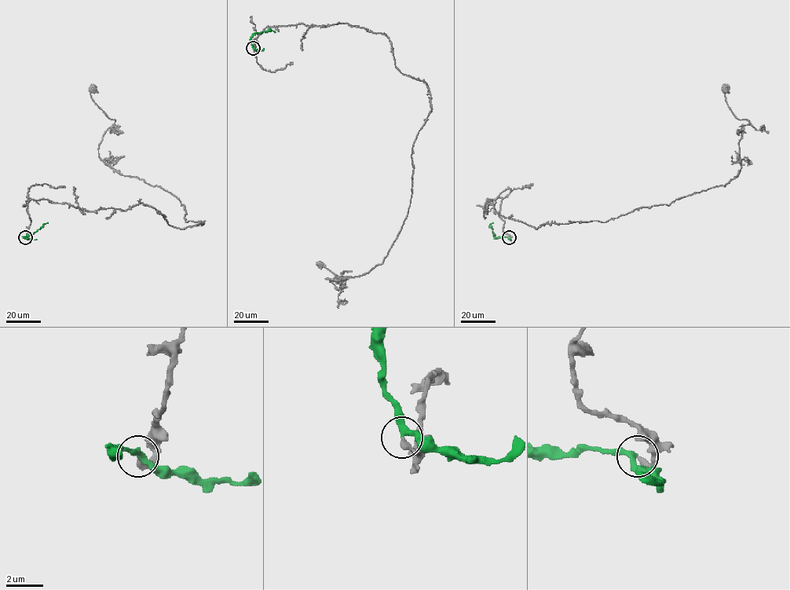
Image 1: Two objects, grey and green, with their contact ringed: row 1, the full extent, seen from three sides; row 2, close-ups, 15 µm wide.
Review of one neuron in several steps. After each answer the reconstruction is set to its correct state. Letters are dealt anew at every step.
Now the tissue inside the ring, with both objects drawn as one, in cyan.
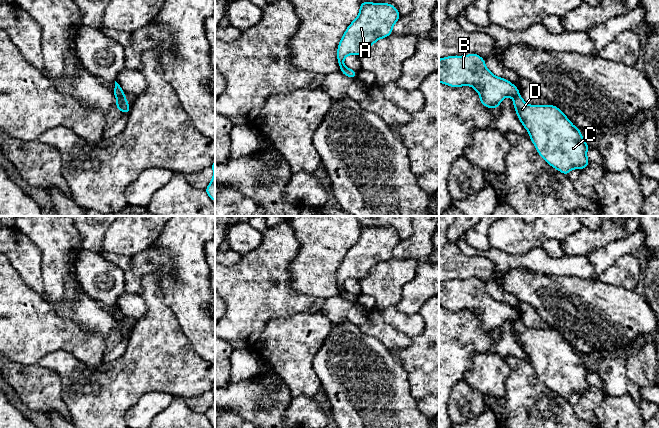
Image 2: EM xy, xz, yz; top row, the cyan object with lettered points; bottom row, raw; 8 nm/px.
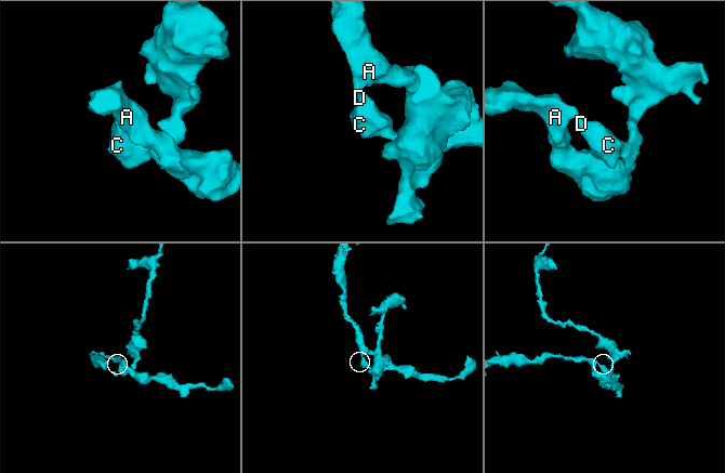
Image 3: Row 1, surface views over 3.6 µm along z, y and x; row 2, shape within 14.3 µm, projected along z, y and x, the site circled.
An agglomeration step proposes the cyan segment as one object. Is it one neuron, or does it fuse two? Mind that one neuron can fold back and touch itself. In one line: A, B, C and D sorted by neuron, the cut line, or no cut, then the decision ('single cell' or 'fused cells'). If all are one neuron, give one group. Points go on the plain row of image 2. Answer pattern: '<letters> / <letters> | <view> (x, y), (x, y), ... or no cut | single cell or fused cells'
A B / C D | xy (123, 317), (117, 322) | fused cells

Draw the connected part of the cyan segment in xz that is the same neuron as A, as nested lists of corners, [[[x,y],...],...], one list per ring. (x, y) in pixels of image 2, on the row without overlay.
[[[361,225],[359,238],[349,248],[337,272],[337,286],[344,292],[347,279],[363,279],[379,263],[392,258],[394,248],[401,241],[390,227]]]

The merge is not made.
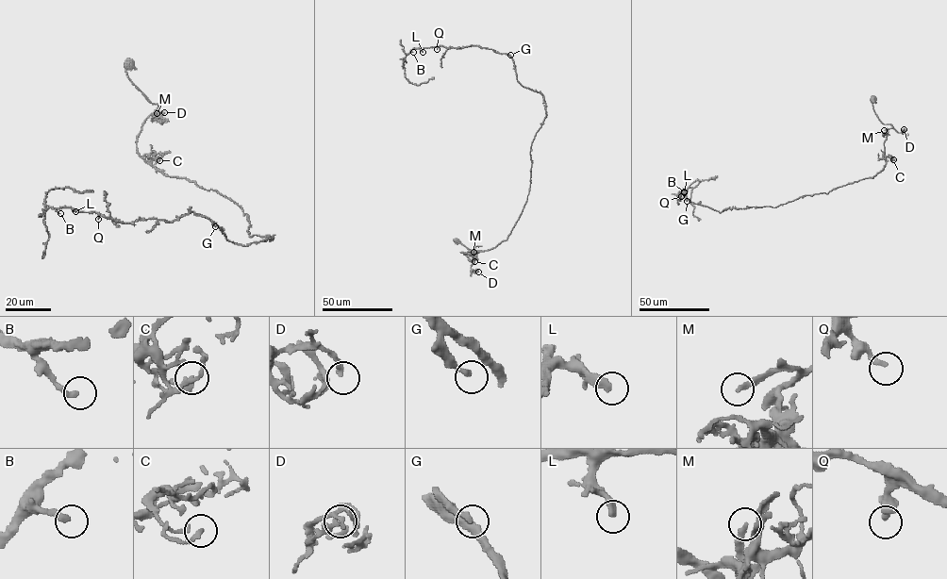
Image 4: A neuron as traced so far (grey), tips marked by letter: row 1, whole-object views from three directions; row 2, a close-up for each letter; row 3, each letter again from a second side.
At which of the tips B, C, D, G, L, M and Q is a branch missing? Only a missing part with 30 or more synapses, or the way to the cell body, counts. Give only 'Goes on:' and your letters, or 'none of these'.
Goes on: M

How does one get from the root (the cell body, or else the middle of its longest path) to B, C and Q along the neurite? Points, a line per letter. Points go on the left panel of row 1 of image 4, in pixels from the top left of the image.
B: (129, 61), (157, 106), (137, 152), (273, 239), (238, 244), (192, 212), (60, 213)
C: (129, 61), (125, 69), (128, 78), (157, 106), (142, 125), (137, 152), (159, 160)
Q: (129, 61), (157, 106), (137, 152), (273, 239), (238, 244), (192, 212), (98, 219)

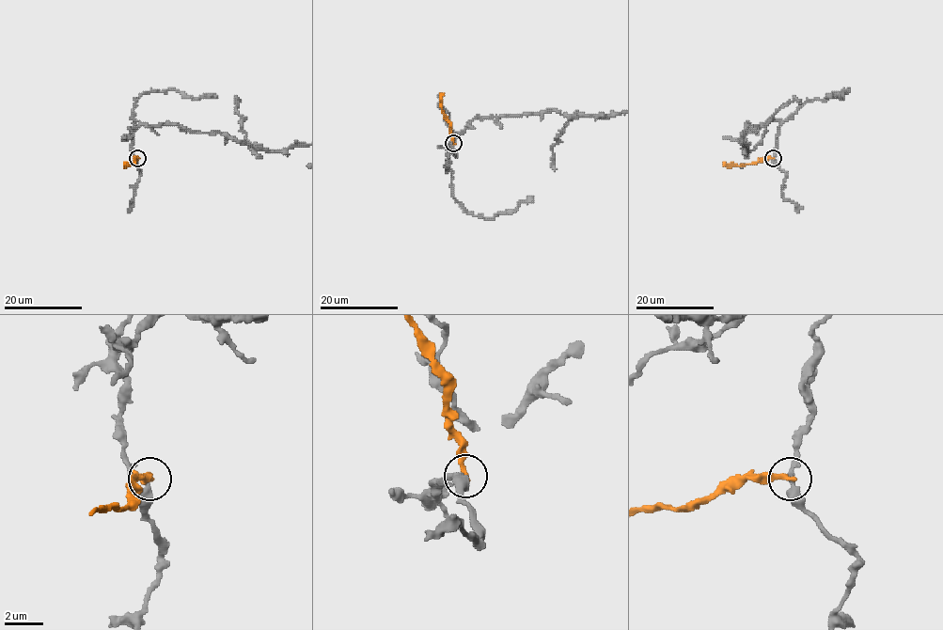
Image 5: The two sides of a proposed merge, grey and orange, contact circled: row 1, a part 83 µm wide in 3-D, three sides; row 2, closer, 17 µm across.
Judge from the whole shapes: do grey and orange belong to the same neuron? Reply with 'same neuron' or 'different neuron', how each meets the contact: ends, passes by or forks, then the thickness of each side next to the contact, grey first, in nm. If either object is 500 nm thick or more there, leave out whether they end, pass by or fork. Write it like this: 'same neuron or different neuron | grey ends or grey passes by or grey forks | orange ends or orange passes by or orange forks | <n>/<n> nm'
different neuron | grey passes by | orange ends | 320/280 nm

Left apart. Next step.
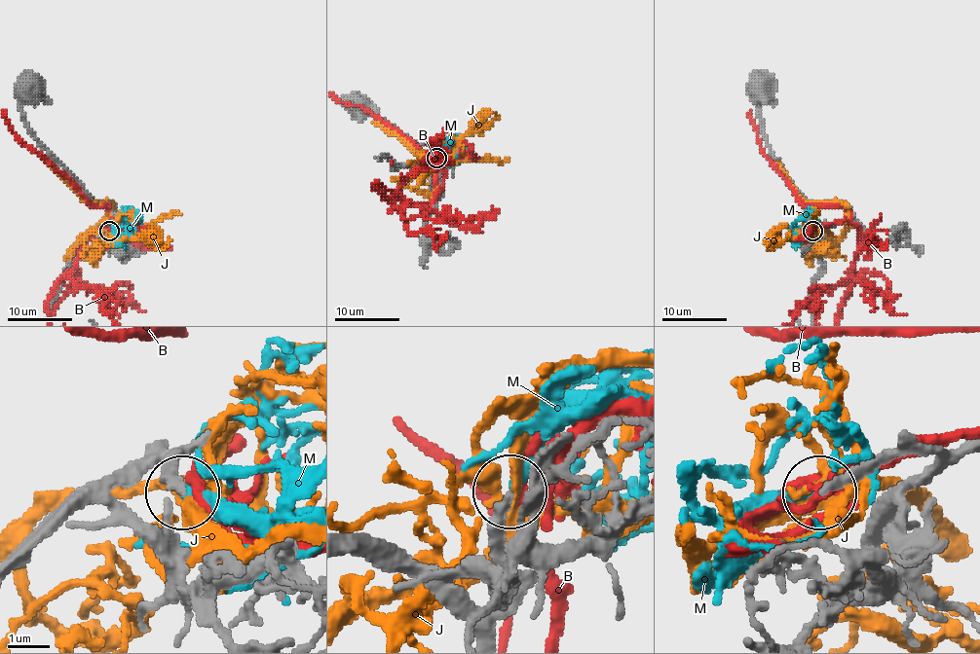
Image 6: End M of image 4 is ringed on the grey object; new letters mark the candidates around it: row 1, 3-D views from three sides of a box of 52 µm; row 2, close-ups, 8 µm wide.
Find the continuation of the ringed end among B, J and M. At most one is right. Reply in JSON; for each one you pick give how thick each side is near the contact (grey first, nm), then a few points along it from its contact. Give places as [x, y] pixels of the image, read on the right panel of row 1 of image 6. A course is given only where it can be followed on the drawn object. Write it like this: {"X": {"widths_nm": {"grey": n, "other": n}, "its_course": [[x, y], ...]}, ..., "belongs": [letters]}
{"M": {"widths_nm": {"grey": 240, "other": 240}}, "belongs": ["M"]}

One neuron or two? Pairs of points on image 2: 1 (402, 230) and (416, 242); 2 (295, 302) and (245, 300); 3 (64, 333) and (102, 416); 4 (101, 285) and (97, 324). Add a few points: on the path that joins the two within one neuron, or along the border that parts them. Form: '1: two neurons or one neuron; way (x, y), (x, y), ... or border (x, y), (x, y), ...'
1: two neurons; border (412, 226), (410, 235), (401, 240)
2: one neuron; way (283, 302), (279, 300), (257, 300)
3: two neurons; border (52, 351), (66, 350), (86, 365), (96, 367)
4: two neurons; border (82, 289), (98, 302)

